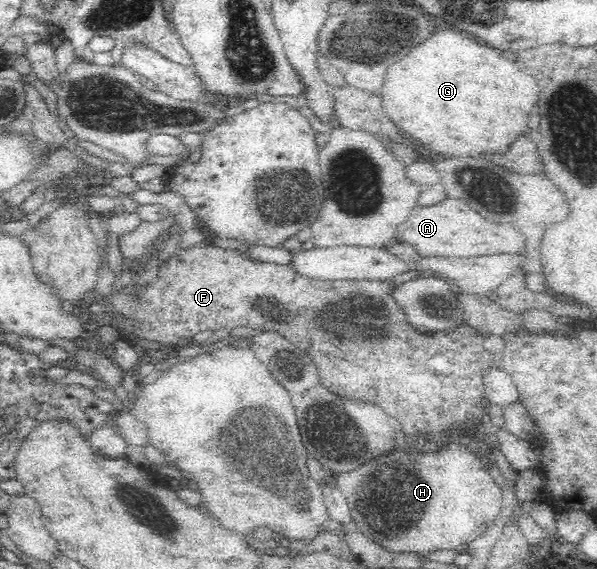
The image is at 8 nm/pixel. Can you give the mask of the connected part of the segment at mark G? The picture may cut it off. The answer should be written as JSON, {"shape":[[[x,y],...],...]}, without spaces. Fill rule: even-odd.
{"shape":[[[435,27],[421,45],[389,67],[378,94],[385,113],[397,127],[421,144],[427,155],[435,153],[446,158],[457,156],[457,153],[477,155],[479,151],[503,153],[505,145],[509,145],[509,141],[513,141],[527,125],[529,111],[536,105],[539,91],[537,80],[521,71],[503,55],[503,51],[481,45],[475,35]]]}

